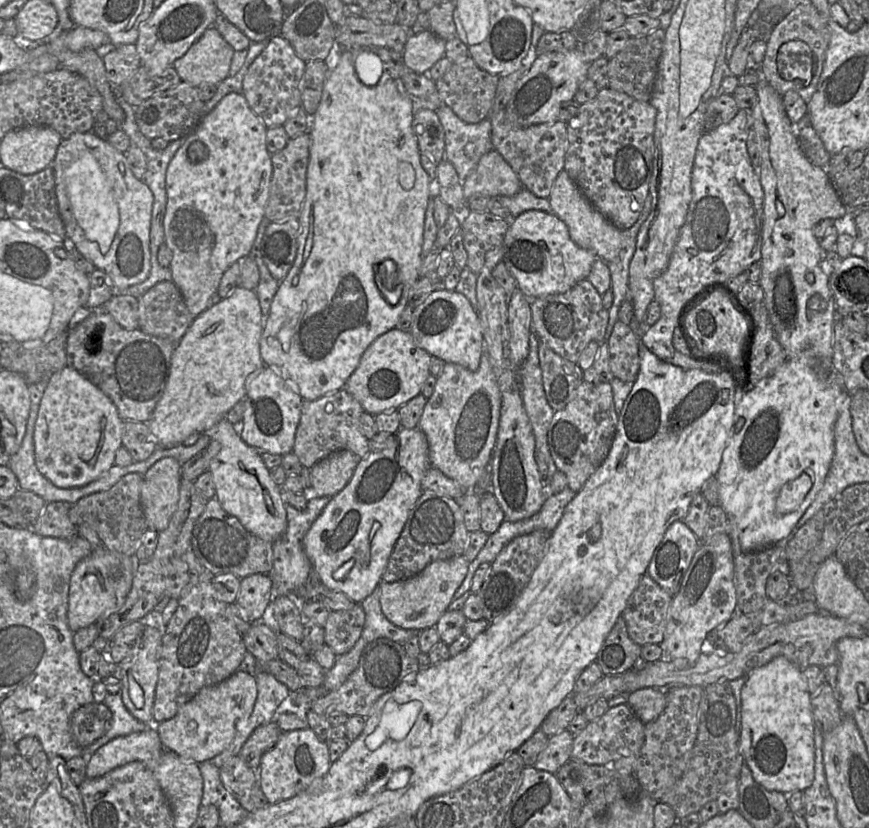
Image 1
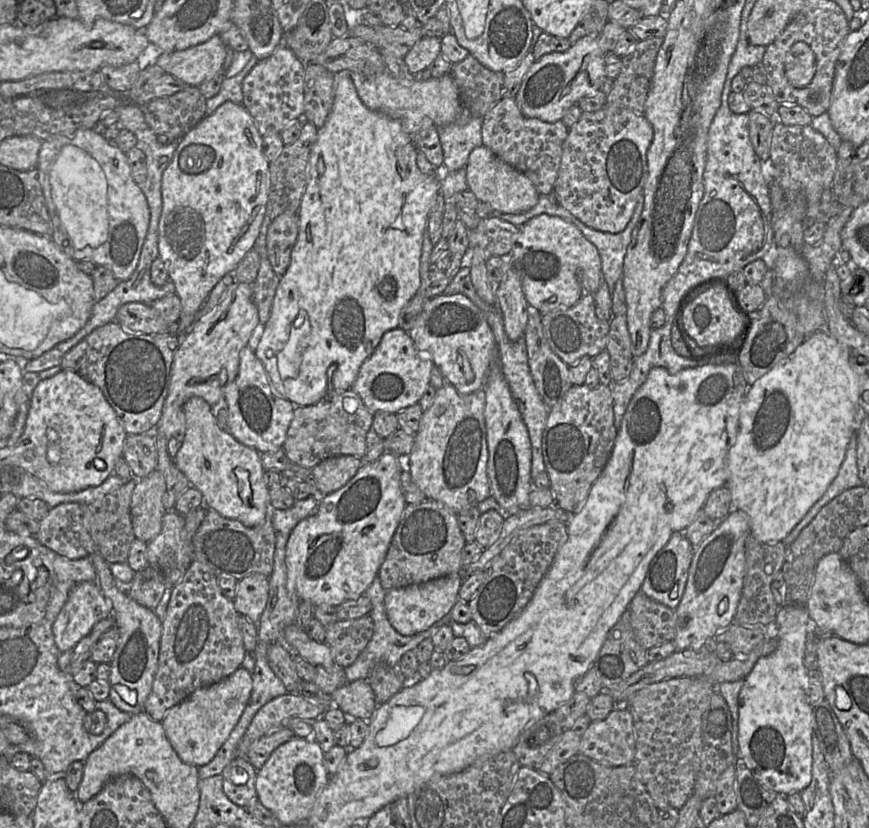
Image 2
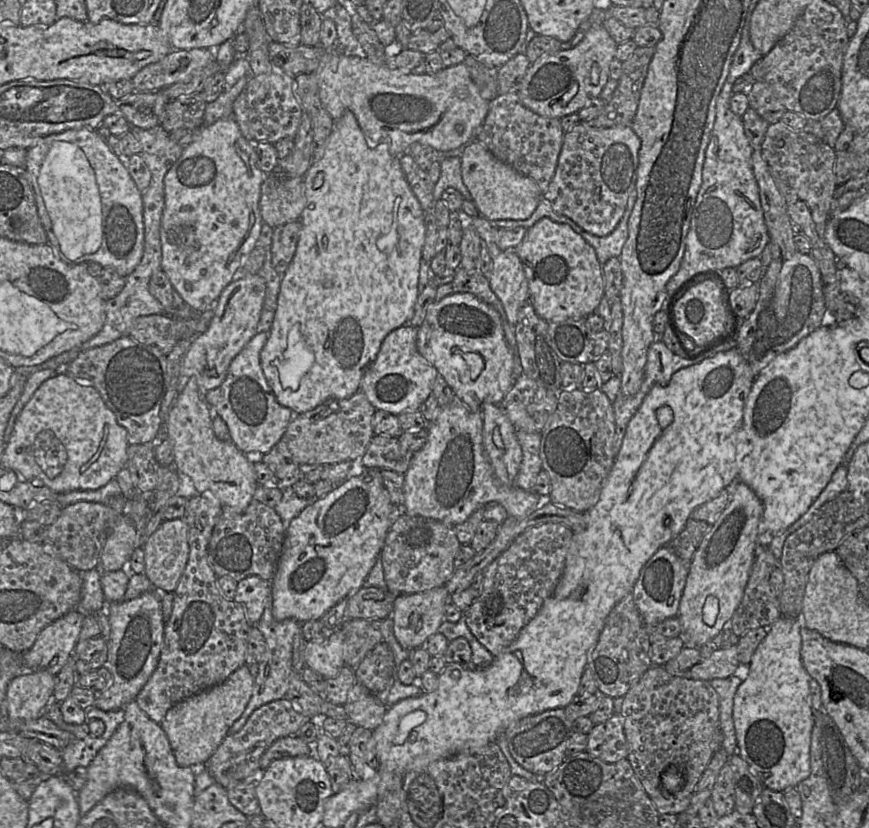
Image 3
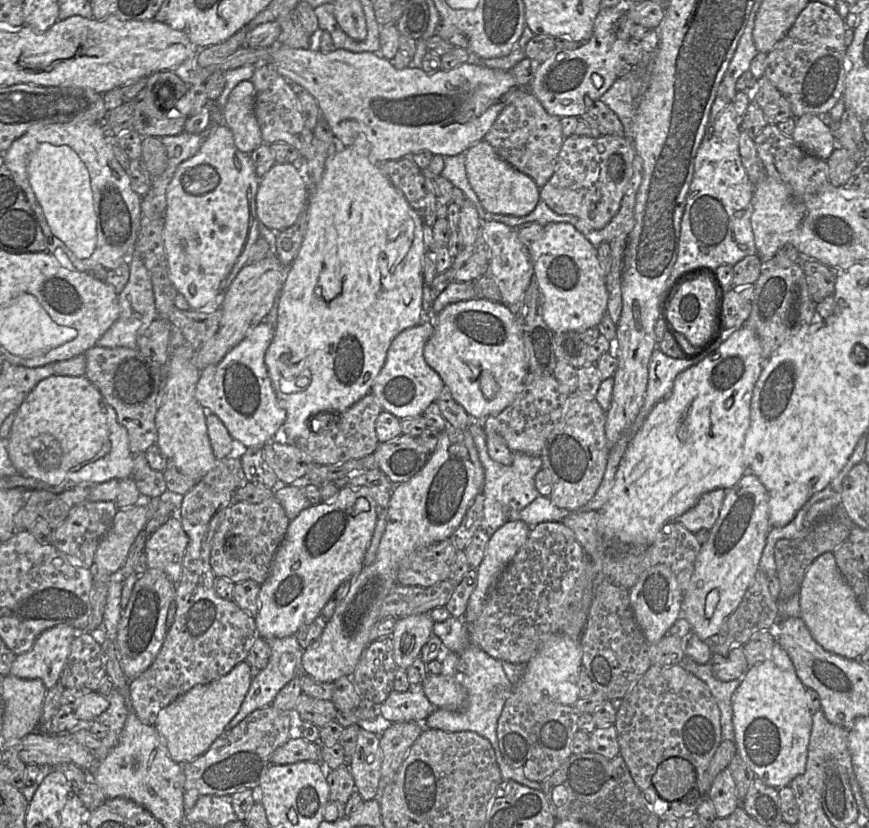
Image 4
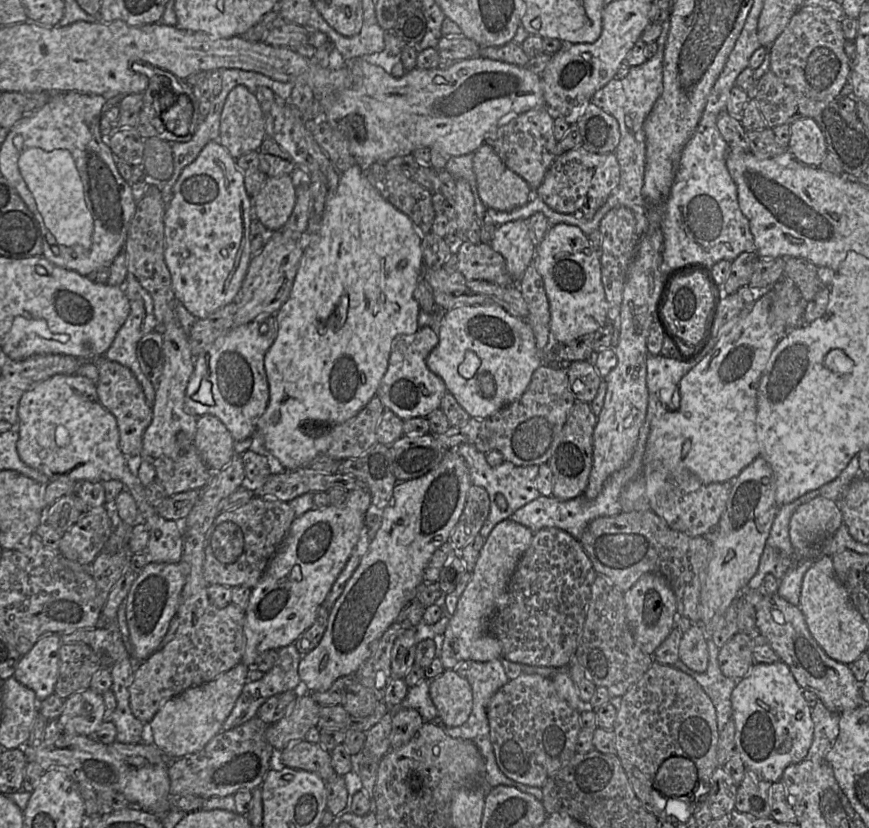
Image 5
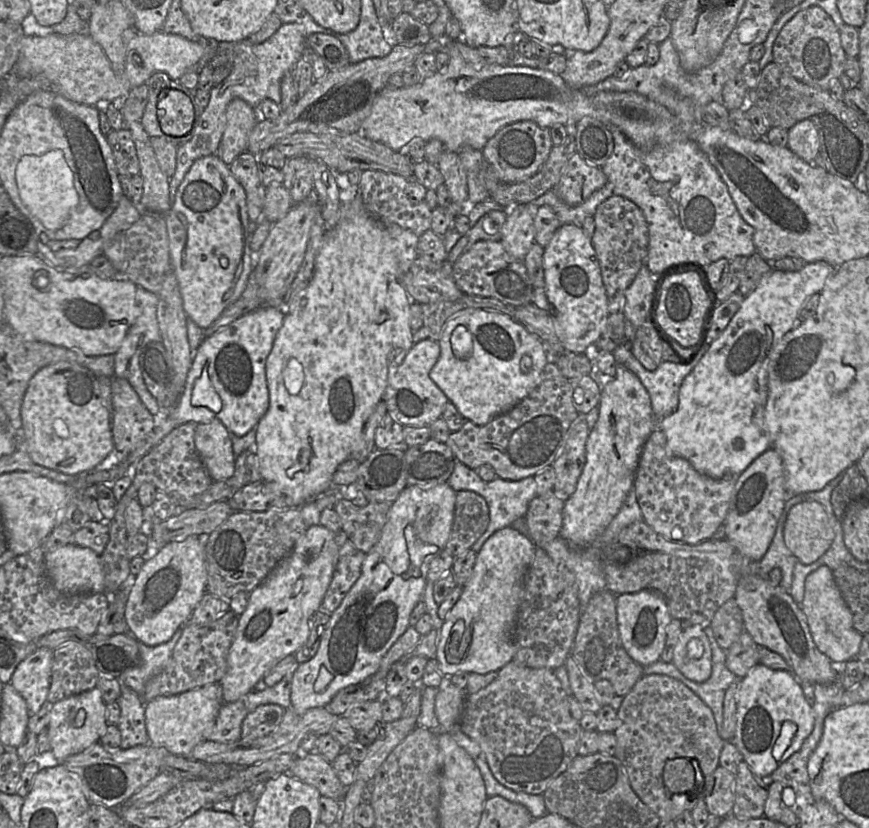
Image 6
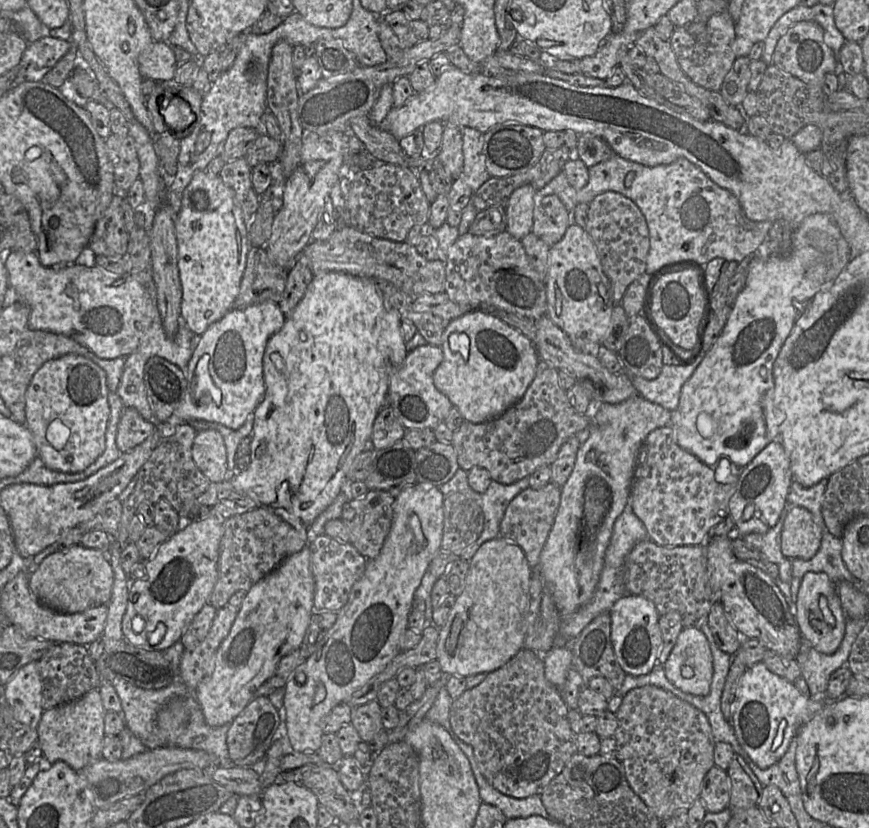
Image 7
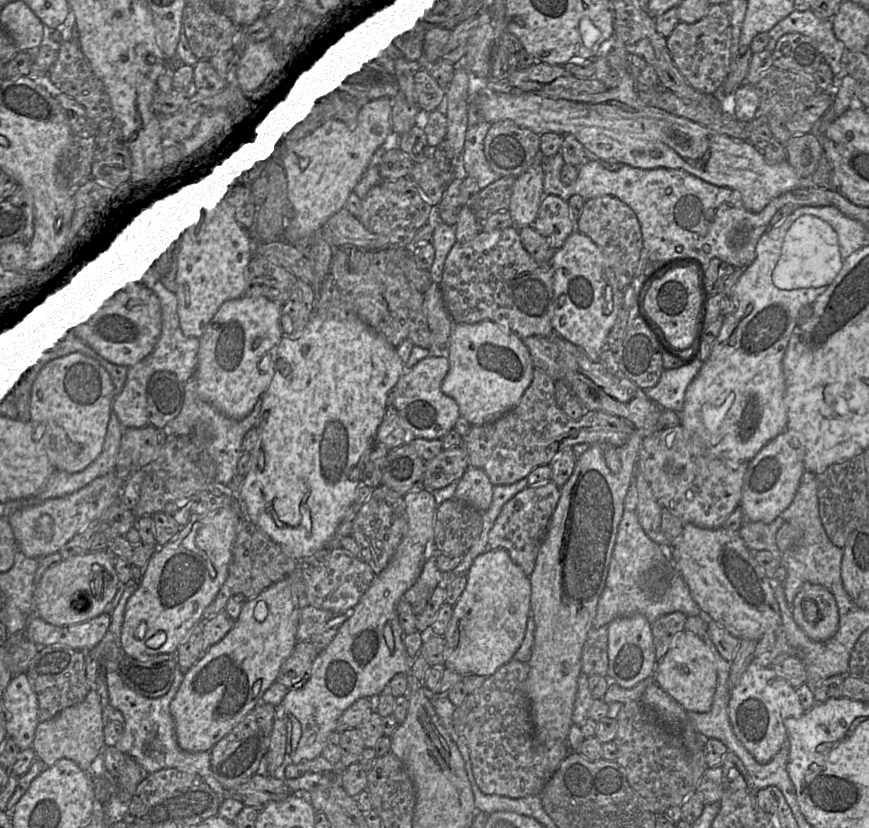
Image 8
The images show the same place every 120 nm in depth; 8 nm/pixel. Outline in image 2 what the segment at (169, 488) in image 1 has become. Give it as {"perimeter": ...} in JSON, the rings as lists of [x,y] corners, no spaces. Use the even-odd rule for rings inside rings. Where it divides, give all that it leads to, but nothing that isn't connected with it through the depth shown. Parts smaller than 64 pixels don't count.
{"perimeter":[[[157,470],[137,481],[130,506],[137,540],[149,543],[160,533],[162,519],[167,512],[163,505],[165,491],[165,478]]]}

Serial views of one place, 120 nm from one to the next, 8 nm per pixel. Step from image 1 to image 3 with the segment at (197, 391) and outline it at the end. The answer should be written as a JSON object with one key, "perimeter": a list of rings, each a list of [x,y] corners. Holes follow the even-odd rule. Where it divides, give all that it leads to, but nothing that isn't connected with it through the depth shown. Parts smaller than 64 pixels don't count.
{"perimeter":[[[250,274],[235,279],[223,289],[213,307],[213,317],[208,328],[191,340],[191,345],[180,368],[178,393],[190,378],[195,378],[203,399],[208,391],[218,388],[223,383],[231,361],[258,333],[257,327],[265,293],[265,281],[259,274]]]}

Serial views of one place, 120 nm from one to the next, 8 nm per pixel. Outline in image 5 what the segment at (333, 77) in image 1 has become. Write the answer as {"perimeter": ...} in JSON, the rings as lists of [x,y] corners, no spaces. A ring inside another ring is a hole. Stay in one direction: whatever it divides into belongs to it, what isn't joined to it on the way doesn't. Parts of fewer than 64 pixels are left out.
{"perimeter":[[[358,164],[352,165],[344,172],[339,172],[339,183],[335,190],[329,192],[322,216],[322,224],[317,235],[306,237],[303,255],[288,300],[275,314],[278,324],[278,336],[265,354],[264,365],[270,389],[267,409],[258,422],[258,430],[263,436],[267,453],[285,470],[293,471],[306,466],[318,455],[325,455],[332,443],[328,428],[341,424],[354,417],[377,394],[380,382],[388,368],[390,353],[397,336],[412,335],[419,330],[418,317],[420,306],[414,298],[414,291],[422,278],[424,263],[422,258],[423,236],[413,221],[403,212],[386,201],[379,191],[367,180]],[[325,426],[318,430],[315,427]]]}

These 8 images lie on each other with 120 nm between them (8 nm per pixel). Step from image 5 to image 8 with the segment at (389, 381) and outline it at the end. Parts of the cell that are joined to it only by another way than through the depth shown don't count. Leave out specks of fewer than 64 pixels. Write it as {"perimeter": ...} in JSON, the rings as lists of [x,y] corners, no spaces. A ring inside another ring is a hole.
{"perimeter":[[[434,356],[420,360],[412,368],[406,369],[400,376],[390,394],[392,404],[399,414],[399,424],[415,437],[427,440],[444,437],[460,416],[457,403],[441,391],[441,383],[449,370],[446,356]]]}

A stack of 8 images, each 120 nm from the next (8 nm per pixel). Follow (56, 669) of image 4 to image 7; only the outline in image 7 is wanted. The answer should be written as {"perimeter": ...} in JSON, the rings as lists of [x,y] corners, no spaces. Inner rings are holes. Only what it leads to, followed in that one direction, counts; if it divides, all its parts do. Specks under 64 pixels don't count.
{"perimeter":[[[38,661],[24,665],[9,679],[4,685],[4,698],[18,723],[37,729],[44,712]]]}

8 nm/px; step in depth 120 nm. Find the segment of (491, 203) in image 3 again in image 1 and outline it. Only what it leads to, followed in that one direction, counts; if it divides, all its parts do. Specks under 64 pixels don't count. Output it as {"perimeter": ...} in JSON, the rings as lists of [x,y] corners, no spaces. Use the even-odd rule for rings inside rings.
{"perimeter":[[[491,150],[480,158],[477,166],[463,181],[463,196],[467,204],[473,194],[483,194],[490,198],[511,197],[522,187],[518,176],[503,156]]]}

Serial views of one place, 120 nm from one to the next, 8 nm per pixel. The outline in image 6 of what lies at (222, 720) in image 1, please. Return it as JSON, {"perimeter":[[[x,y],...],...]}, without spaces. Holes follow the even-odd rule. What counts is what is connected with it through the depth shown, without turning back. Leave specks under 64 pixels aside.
{"perimeter":[[[219,682],[175,695],[156,697],[145,706],[145,724],[150,744],[166,748],[174,755],[189,755],[196,745],[208,740],[223,703]]]}

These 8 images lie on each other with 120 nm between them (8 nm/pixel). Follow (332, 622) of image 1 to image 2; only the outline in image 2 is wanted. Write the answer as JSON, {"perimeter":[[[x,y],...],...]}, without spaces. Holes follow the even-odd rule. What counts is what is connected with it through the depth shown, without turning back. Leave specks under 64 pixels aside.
{"perimeter":[[[369,615],[358,619],[339,620],[326,628],[325,643],[333,660],[342,668],[355,662],[374,633],[374,623]]]}

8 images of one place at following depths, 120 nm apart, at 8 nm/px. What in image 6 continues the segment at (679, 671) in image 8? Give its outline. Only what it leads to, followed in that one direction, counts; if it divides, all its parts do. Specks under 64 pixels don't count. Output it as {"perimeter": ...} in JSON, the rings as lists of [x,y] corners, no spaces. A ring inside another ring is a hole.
{"perimeter":[[[699,625],[684,630],[674,650],[672,663],[688,679],[702,683],[712,673],[712,650]]]}

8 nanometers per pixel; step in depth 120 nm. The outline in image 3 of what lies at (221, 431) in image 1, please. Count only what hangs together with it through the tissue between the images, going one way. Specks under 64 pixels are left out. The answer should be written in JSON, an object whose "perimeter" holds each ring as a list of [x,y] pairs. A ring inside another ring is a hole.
{"perimeter":[[[190,378],[177,395],[165,425],[165,437],[173,445],[174,469],[187,476],[202,494],[210,491],[223,508],[243,512],[253,500],[258,482],[249,458],[230,441],[219,440],[212,428],[207,402],[201,396],[195,378]]]}

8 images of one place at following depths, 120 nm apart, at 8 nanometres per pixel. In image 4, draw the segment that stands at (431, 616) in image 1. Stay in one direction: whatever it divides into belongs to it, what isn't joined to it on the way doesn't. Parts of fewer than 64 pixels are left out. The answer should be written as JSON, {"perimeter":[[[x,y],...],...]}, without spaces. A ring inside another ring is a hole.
{"perimeter":[[[428,613],[397,619],[391,637],[398,668],[407,669],[419,657],[421,648],[432,634],[433,625]]]}

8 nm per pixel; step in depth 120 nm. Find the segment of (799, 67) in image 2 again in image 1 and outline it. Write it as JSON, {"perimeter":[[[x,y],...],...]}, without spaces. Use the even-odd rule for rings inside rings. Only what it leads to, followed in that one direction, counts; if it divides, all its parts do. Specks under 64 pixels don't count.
{"perimeter":[[[790,40],[778,50],[779,74],[795,86],[807,86],[813,76],[813,54],[807,43]]]}

